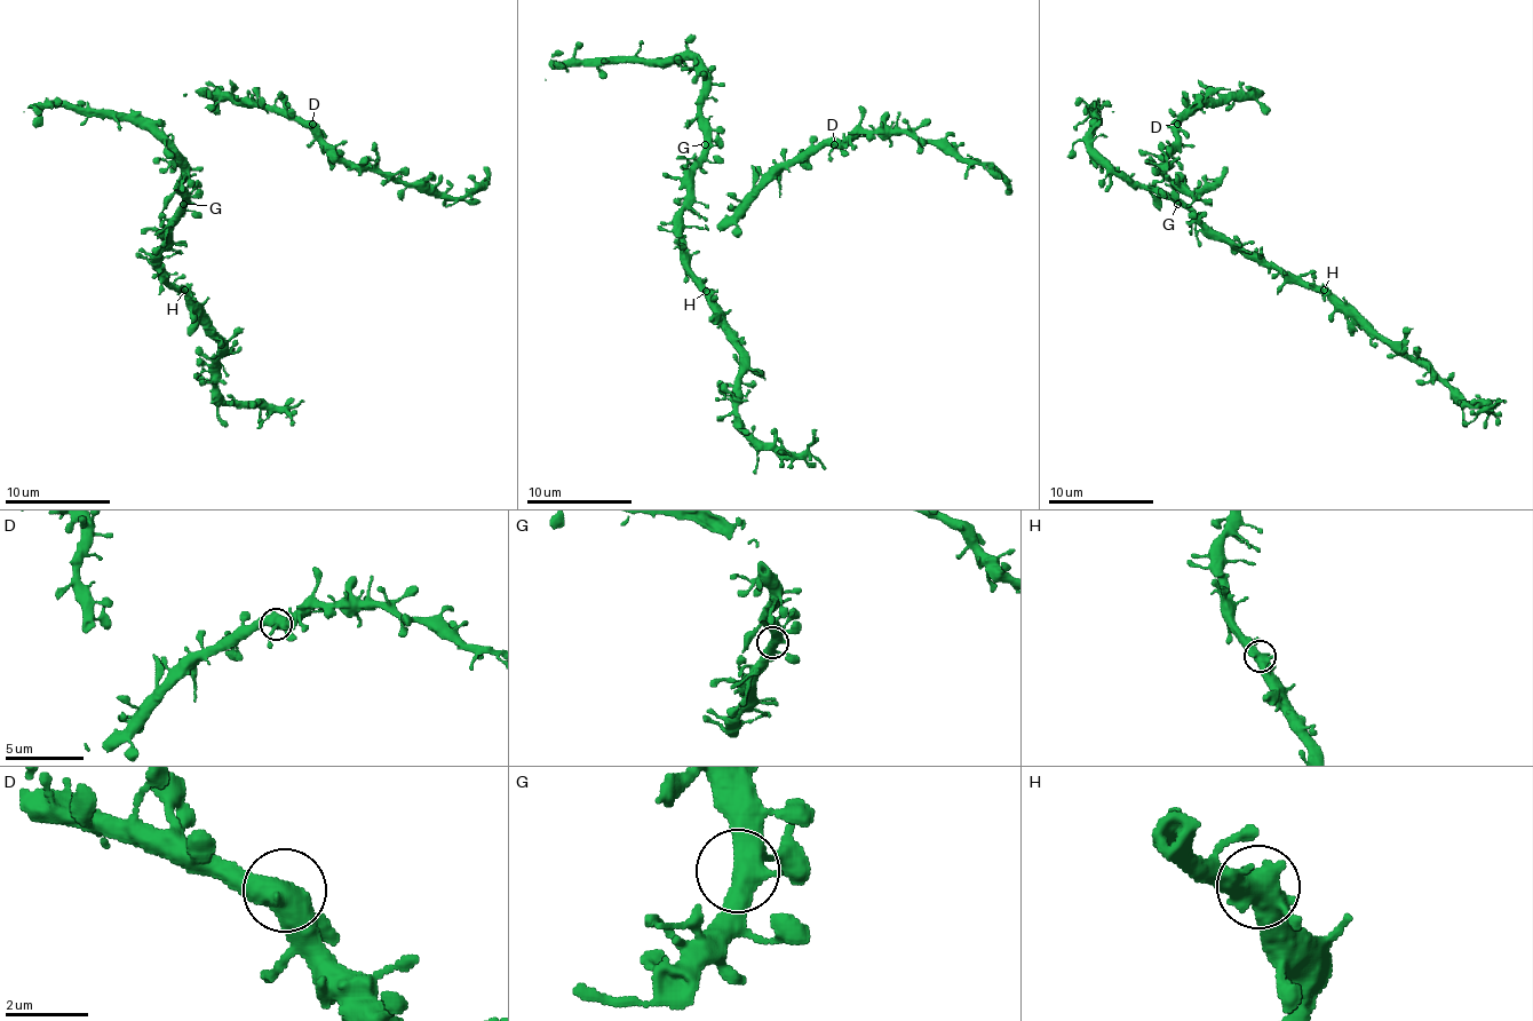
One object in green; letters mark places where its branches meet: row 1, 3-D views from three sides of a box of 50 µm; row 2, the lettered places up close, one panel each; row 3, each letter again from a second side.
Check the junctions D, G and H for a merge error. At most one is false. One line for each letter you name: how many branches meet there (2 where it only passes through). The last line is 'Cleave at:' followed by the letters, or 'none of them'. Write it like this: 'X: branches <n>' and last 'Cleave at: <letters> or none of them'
Cleave at: none of them

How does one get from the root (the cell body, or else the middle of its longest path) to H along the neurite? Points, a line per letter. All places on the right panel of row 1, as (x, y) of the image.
H: (1177, 198), (1212, 230), (1233, 238), (1246, 251), (1254, 251), (1323, 291)

